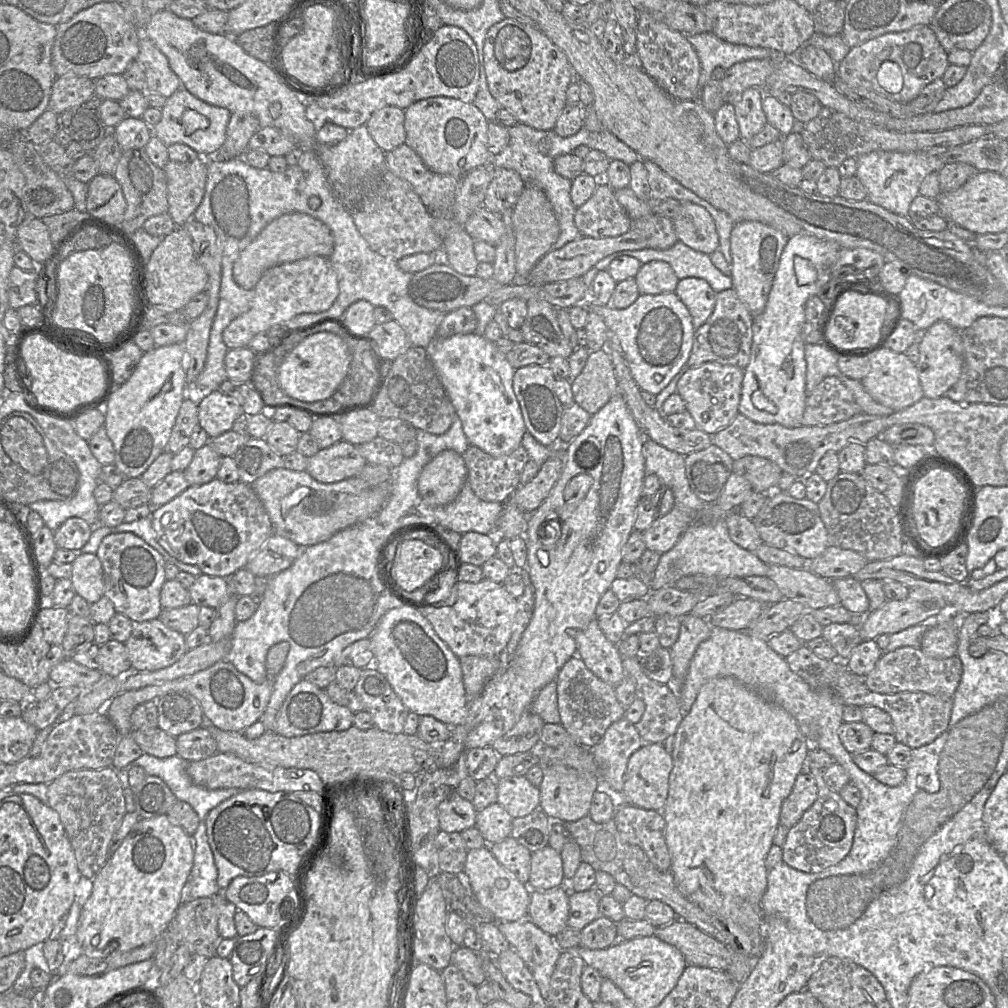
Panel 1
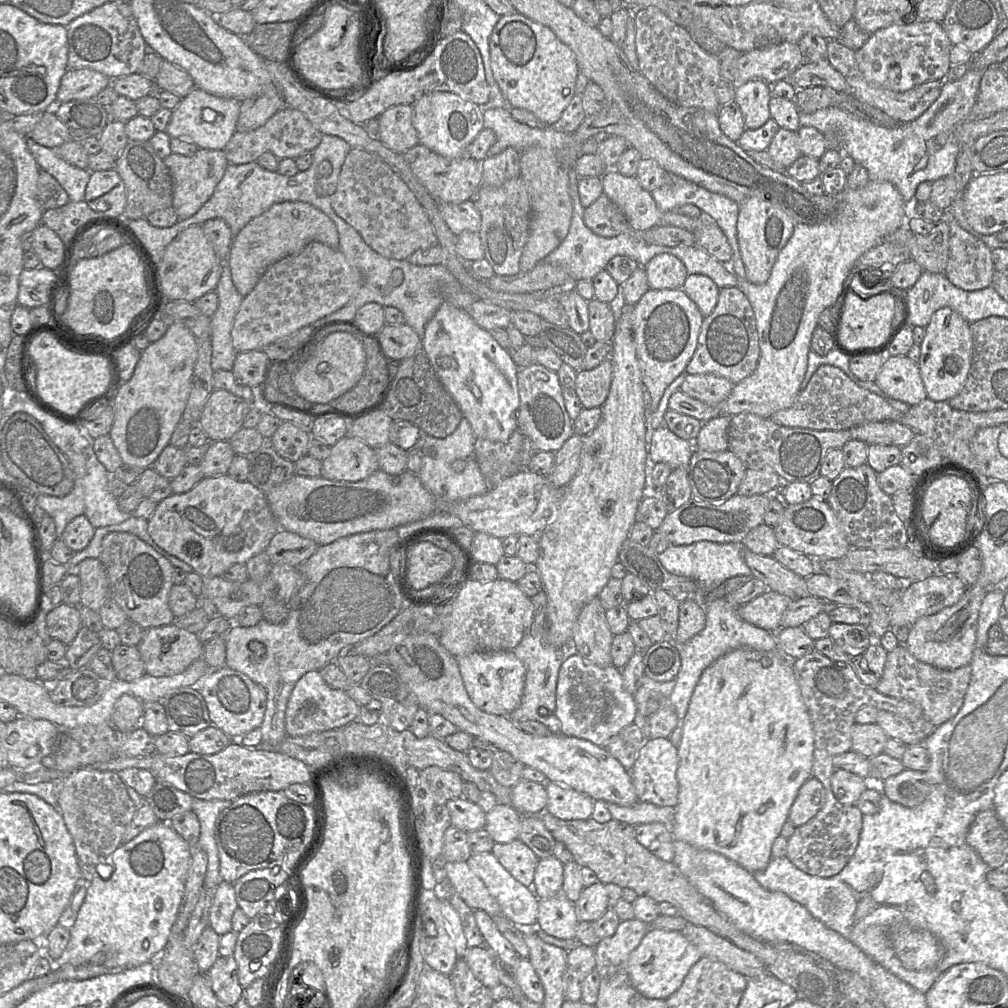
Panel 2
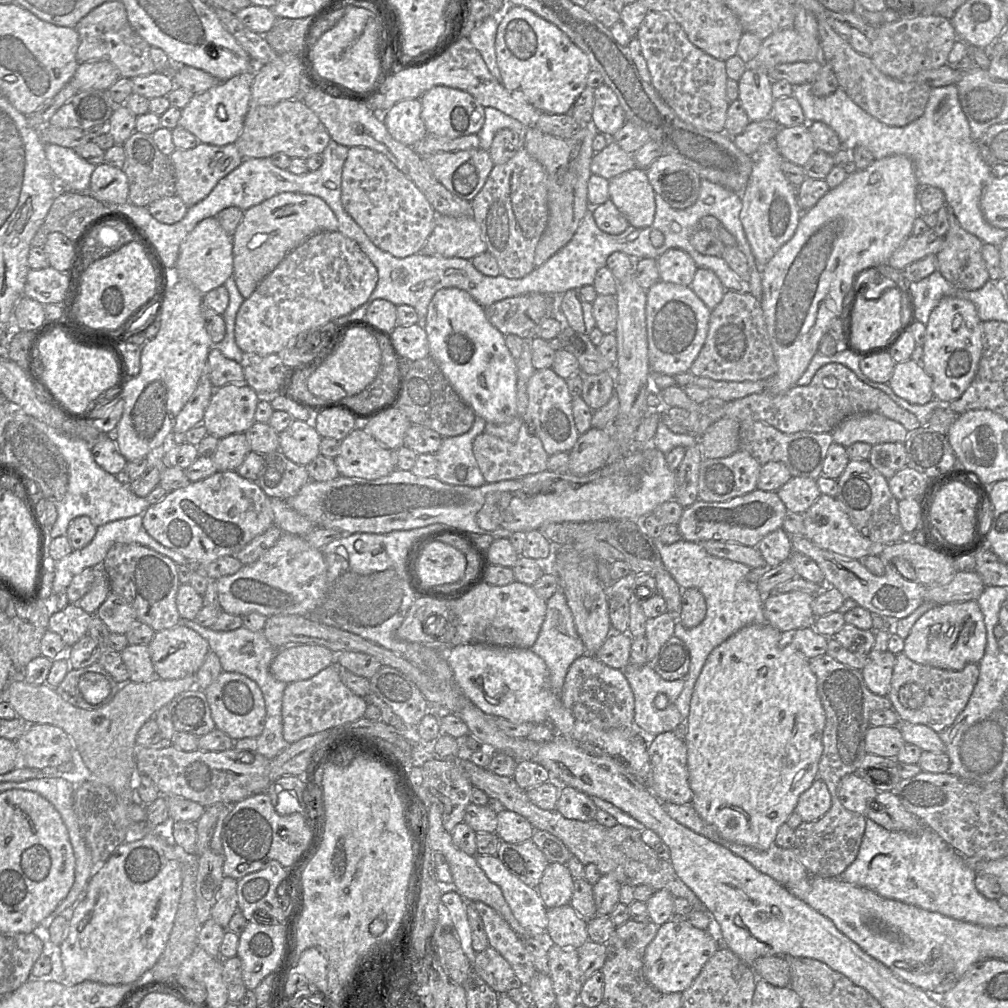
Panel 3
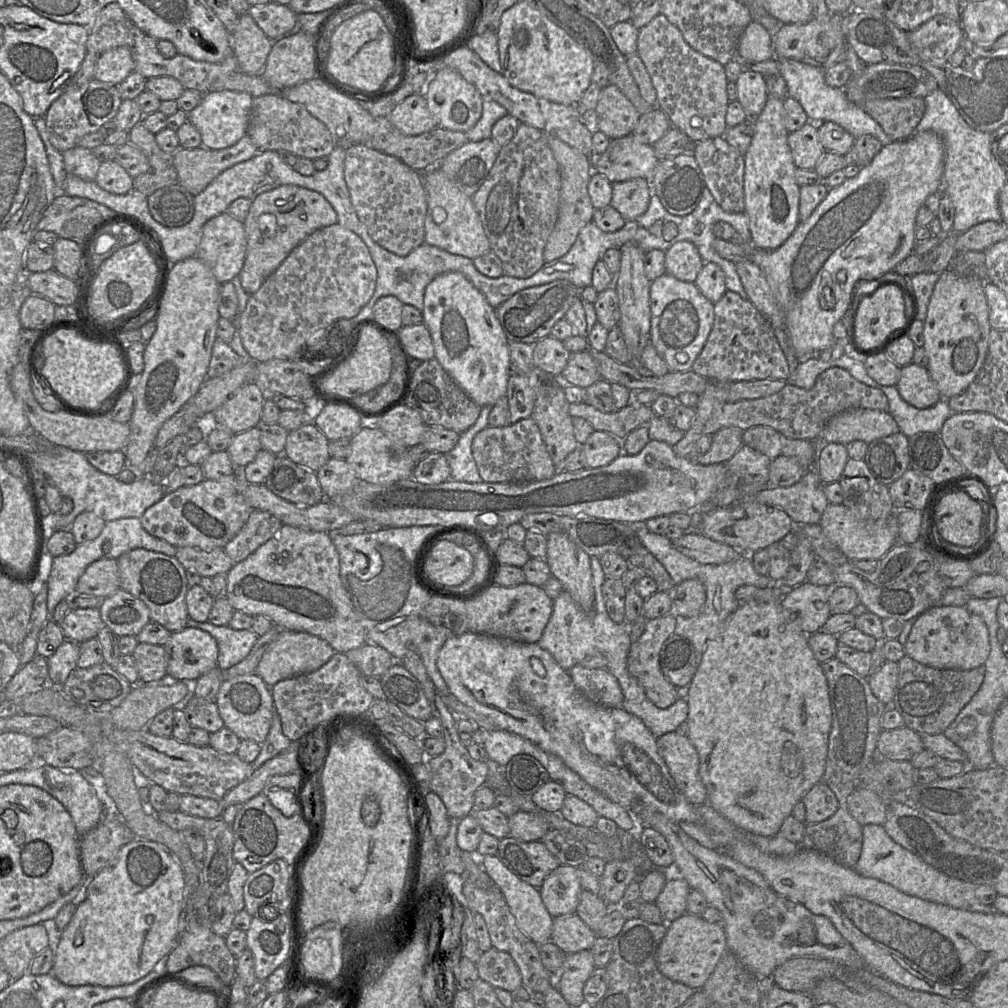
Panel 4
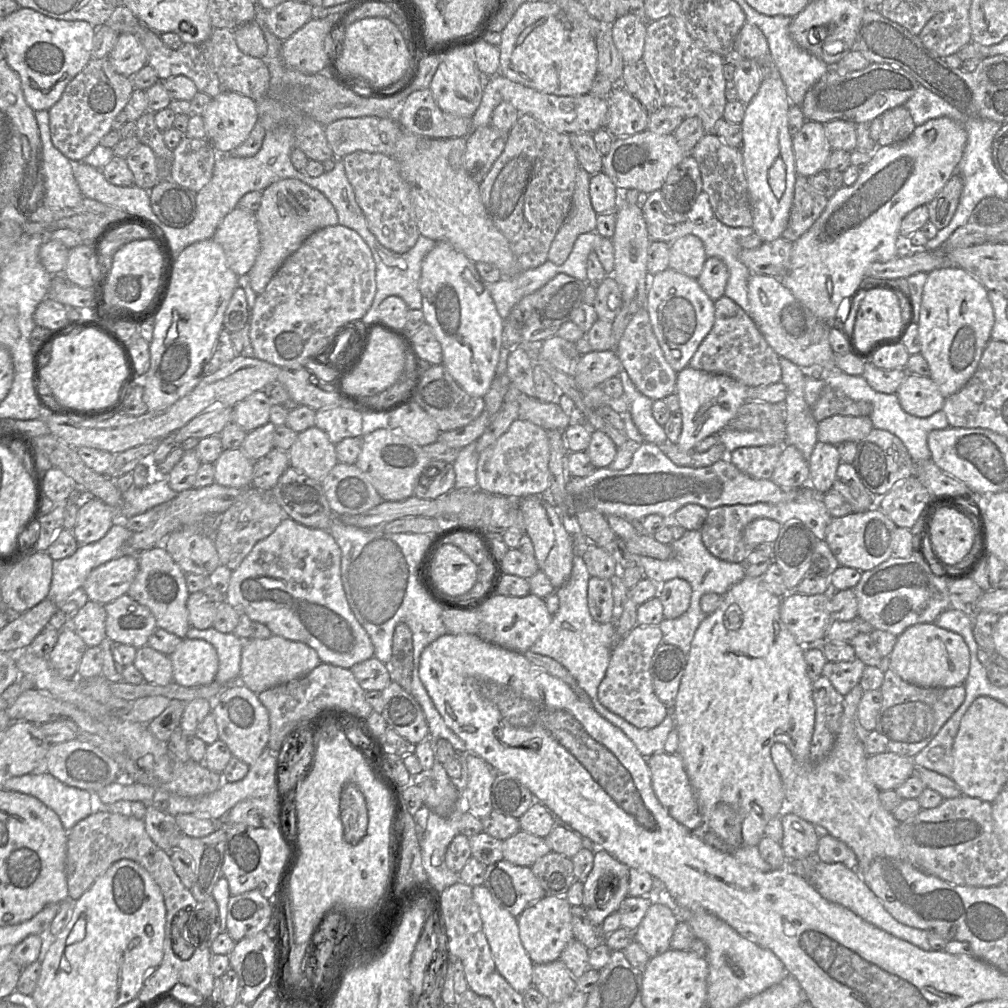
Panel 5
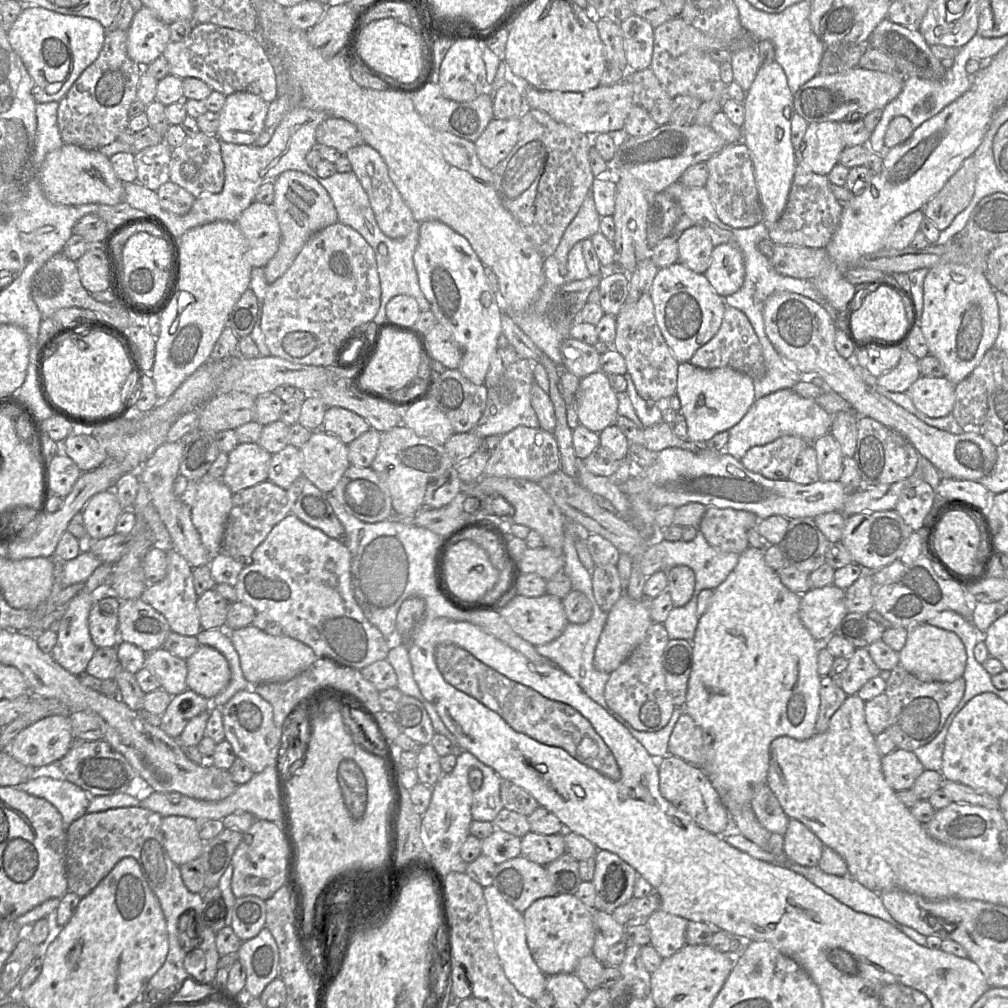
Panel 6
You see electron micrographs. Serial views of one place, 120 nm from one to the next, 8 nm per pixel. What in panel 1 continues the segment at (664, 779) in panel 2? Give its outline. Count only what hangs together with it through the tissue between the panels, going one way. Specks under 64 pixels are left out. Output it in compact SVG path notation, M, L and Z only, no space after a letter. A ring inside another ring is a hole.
M649 743L635 751L629 758L624 787L620 797L622 802L647 809L662 811L669 791L669 776L673 768L672 754L665 750L662 743Z

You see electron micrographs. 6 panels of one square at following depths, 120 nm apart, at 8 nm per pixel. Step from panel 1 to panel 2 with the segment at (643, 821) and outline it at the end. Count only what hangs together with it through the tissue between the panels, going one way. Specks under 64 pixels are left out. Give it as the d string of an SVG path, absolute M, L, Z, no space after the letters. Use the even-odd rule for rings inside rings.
M659 822L632 825L640 844L658 858L672 862L674 860L674 838L670 826Z

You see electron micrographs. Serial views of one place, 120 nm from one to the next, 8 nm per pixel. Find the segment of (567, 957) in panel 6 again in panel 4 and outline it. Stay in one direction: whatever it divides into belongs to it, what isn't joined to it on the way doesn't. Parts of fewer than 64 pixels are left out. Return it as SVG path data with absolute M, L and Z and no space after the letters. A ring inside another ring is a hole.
M497 855L479 857L479 860L484 871L502 892L520 930L537 944L551 941L553 917L546 909L539 889L518 878L501 862Z

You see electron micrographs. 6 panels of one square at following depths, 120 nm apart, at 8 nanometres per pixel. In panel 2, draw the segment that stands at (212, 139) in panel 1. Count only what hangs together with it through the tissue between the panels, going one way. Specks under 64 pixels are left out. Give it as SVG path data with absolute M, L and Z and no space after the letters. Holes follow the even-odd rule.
M195 87L172 111L166 132L171 138L188 139L198 148L223 150L236 132L241 102L232 98L223 98Z

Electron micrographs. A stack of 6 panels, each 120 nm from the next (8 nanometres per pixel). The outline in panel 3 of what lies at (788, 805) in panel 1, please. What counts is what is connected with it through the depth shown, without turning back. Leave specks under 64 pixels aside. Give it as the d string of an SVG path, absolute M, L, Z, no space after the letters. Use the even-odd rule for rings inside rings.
M816 778L812 785L798 799L796 811L803 822L818 820L831 808L831 795L827 785Z

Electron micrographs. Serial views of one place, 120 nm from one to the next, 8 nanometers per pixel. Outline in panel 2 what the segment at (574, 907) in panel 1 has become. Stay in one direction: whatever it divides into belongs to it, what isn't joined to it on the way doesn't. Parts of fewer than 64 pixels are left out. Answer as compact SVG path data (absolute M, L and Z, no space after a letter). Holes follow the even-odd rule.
M597 882L582 890L578 900L574 902L574 907L579 922L593 922L599 919L611 904L605 885Z

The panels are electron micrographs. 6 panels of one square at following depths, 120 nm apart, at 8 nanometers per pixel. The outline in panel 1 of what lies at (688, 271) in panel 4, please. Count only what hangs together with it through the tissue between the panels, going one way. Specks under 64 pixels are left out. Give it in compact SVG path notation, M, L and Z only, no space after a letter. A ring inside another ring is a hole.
M661 260L642 264L634 279L639 293L648 295L674 292L679 281L671 265Z

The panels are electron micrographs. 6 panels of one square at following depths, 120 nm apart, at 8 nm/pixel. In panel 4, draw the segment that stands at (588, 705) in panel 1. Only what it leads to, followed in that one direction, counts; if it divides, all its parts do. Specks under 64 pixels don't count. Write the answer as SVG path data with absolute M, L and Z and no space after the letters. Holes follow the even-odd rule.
M578 663L568 672L576 688L591 702L606 707L622 708L621 687L606 668L589 669Z

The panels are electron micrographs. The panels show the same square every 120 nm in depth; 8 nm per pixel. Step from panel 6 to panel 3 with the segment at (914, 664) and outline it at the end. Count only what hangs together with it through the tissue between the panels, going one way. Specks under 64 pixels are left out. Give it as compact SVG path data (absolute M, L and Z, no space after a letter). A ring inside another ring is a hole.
M976 600L936 605L923 614L912 626L904 640L903 653L912 661L931 667L961 671L968 664L978 664L987 644L984 616Z

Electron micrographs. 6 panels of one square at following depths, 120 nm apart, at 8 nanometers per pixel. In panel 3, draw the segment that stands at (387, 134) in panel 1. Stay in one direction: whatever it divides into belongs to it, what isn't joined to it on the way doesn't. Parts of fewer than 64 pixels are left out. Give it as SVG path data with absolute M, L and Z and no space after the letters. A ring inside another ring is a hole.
M406 99L394 104L384 114L380 114L390 135L398 142L411 147L426 136L427 130L421 118L420 99Z

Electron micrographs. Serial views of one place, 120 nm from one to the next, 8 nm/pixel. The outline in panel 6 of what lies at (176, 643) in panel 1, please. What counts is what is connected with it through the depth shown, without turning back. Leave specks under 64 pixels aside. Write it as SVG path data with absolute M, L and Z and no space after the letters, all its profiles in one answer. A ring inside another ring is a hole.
M200 645L186 660L187 688L212 700L229 684L231 671L226 658L215 648Z

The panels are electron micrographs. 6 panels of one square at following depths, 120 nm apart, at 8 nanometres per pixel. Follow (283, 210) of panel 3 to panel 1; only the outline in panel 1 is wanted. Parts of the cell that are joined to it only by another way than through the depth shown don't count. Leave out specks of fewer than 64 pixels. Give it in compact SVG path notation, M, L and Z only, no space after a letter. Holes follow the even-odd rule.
M304 213L284 214L270 222L259 235L243 249L233 265L233 279L245 290L252 290L263 273L274 266L311 256L329 257L334 248L330 229L320 220Z

